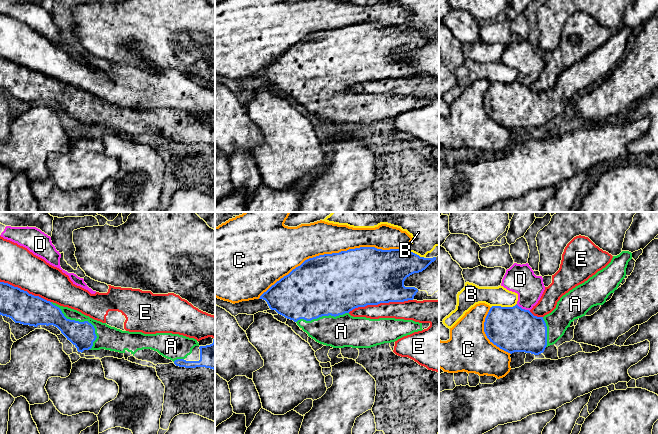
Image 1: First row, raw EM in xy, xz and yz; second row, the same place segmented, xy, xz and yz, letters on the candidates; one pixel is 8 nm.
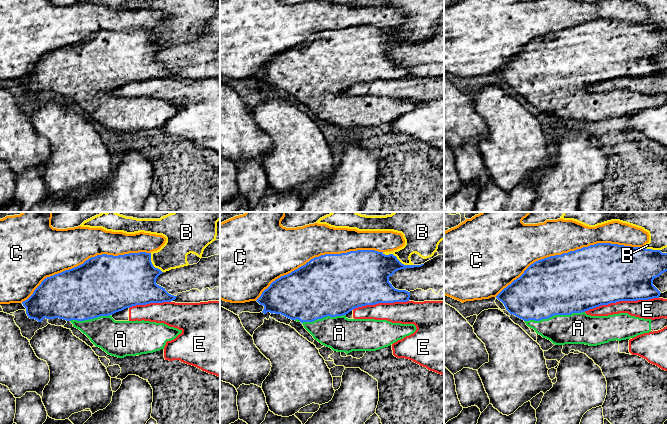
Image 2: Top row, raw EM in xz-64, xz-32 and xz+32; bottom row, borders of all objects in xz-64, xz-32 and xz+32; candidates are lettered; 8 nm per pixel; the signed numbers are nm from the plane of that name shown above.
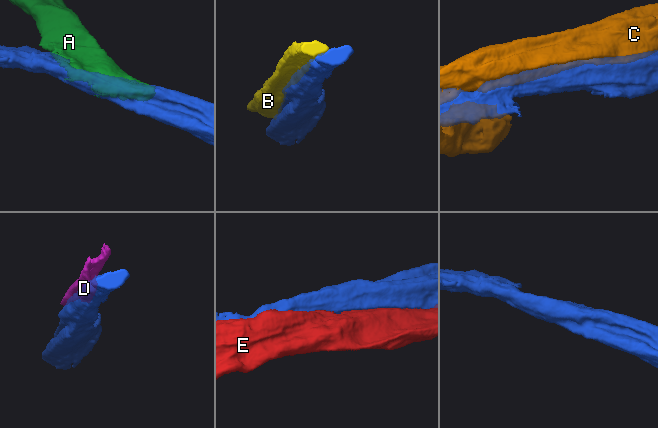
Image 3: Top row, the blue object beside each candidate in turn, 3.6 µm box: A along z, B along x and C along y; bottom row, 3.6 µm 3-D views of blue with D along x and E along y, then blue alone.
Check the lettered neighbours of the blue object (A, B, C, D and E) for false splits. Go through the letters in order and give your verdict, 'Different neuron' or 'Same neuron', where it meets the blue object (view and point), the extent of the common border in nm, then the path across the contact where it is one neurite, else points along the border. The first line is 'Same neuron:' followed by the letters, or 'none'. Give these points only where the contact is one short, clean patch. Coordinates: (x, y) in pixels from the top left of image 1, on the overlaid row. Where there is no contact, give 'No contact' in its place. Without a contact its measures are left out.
Same neuron: A
A: Same neuron. Touches blue at xy (82, 322). Shared border 500 nm
B: Different neuron. Touches blue at yz (503, 307). Shared border 220 nm
C: Different neuron. Touches blue at xz (328, 254). Shared border 1200 nm
D: Different neuron. Touches blue at yz (523, 309). Shared border 130 nm
E: Different neuron. Touches blue at xz (380, 302). Shared border 550 nm

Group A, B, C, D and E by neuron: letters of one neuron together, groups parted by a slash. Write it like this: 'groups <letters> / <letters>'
groups A / B / C / D / E

